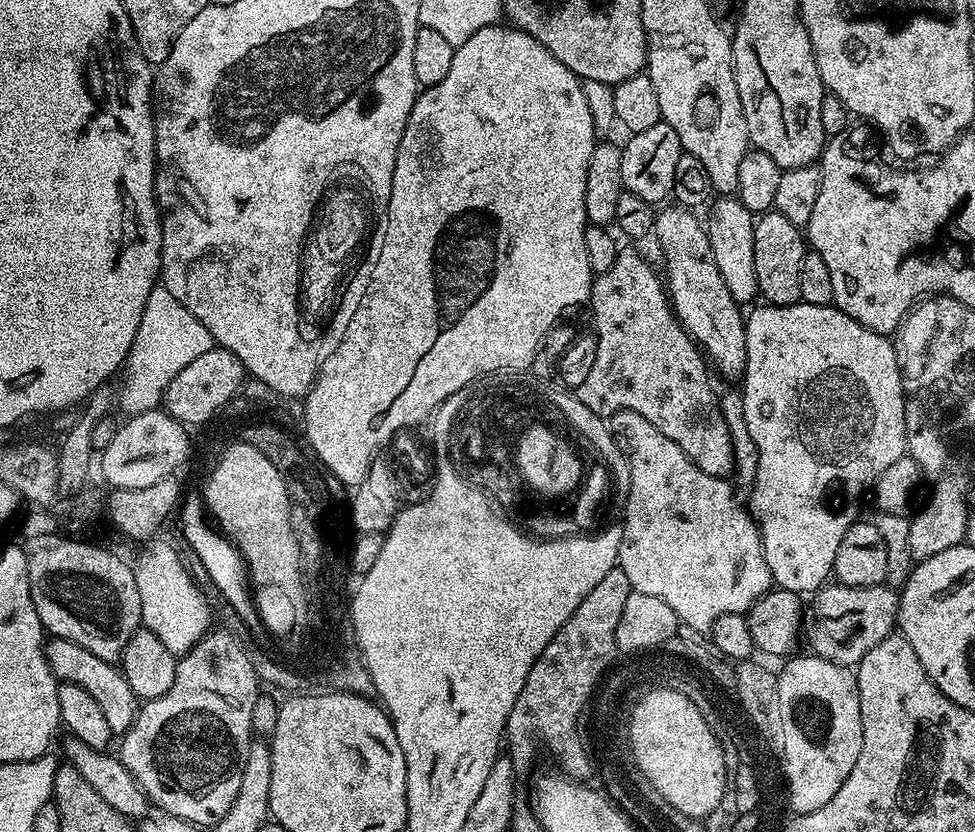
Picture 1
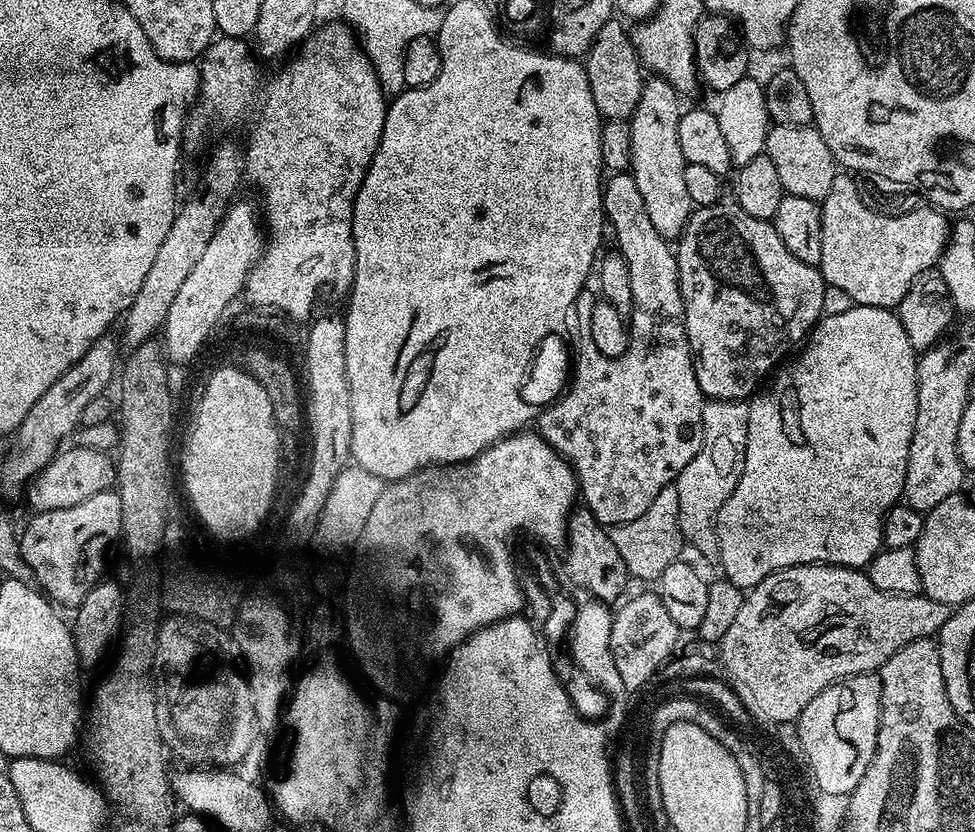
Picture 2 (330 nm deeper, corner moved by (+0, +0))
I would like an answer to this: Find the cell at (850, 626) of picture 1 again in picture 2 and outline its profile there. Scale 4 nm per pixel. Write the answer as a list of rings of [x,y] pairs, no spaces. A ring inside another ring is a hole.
[[[799,564],[793,568],[783,568],[770,574],[745,595],[742,610],[738,610],[738,614],[734,617],[734,623],[730,626],[730,630],[726,630],[726,634],[718,645],[719,661],[726,680],[734,683],[736,687],[741,687],[737,696],[746,710],[756,709],[757,715],[760,715],[764,724],[790,723],[799,720],[802,710],[806,710],[806,706],[810,706],[810,702],[814,702],[814,698],[818,698],[818,694],[822,694],[822,690],[826,690],[830,685],[837,684],[847,676],[879,673],[881,666],[891,656],[898,654],[898,650],[902,650],[902,646],[915,640],[927,640],[935,637],[946,622],[949,611],[949,605],[934,602],[934,598],[923,594],[903,596],[902,594],[890,594],[886,590],[878,590],[878,586],[874,586],[874,582],[870,582],[867,571],[858,568],[847,568],[837,564]]]

